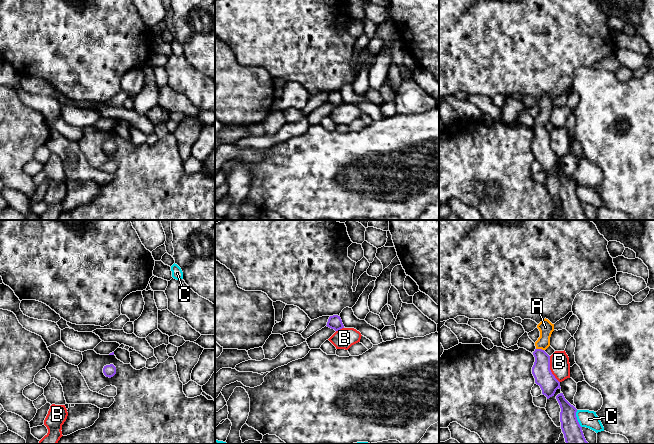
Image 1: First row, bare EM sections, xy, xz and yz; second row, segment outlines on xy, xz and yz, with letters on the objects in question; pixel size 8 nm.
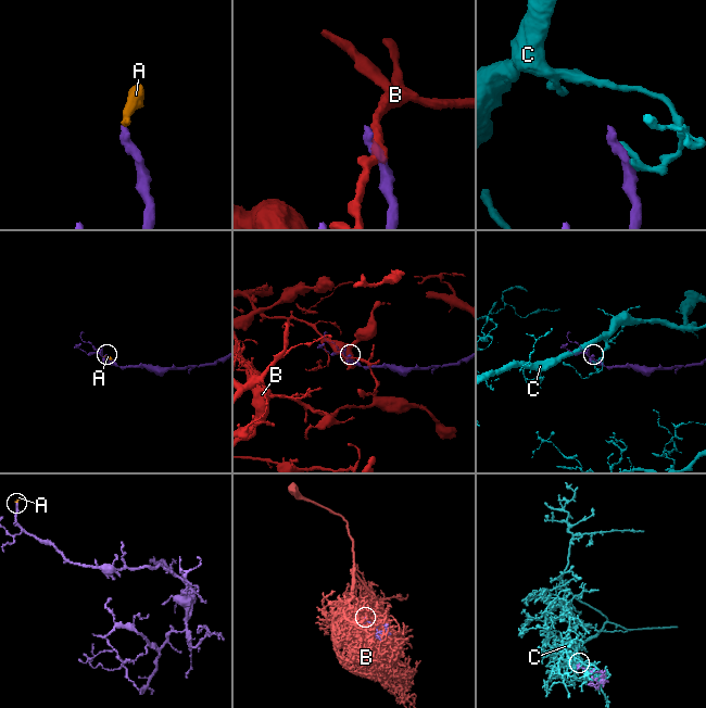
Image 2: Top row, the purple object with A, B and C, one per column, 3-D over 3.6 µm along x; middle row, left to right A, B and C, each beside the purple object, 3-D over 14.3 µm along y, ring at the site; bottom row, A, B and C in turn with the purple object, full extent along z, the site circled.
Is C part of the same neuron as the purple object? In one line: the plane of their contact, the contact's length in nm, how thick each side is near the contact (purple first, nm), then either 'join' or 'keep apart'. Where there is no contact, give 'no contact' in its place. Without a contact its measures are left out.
contact in yz; length 150 nm; calibres 160 and 140 nm; keep apart

